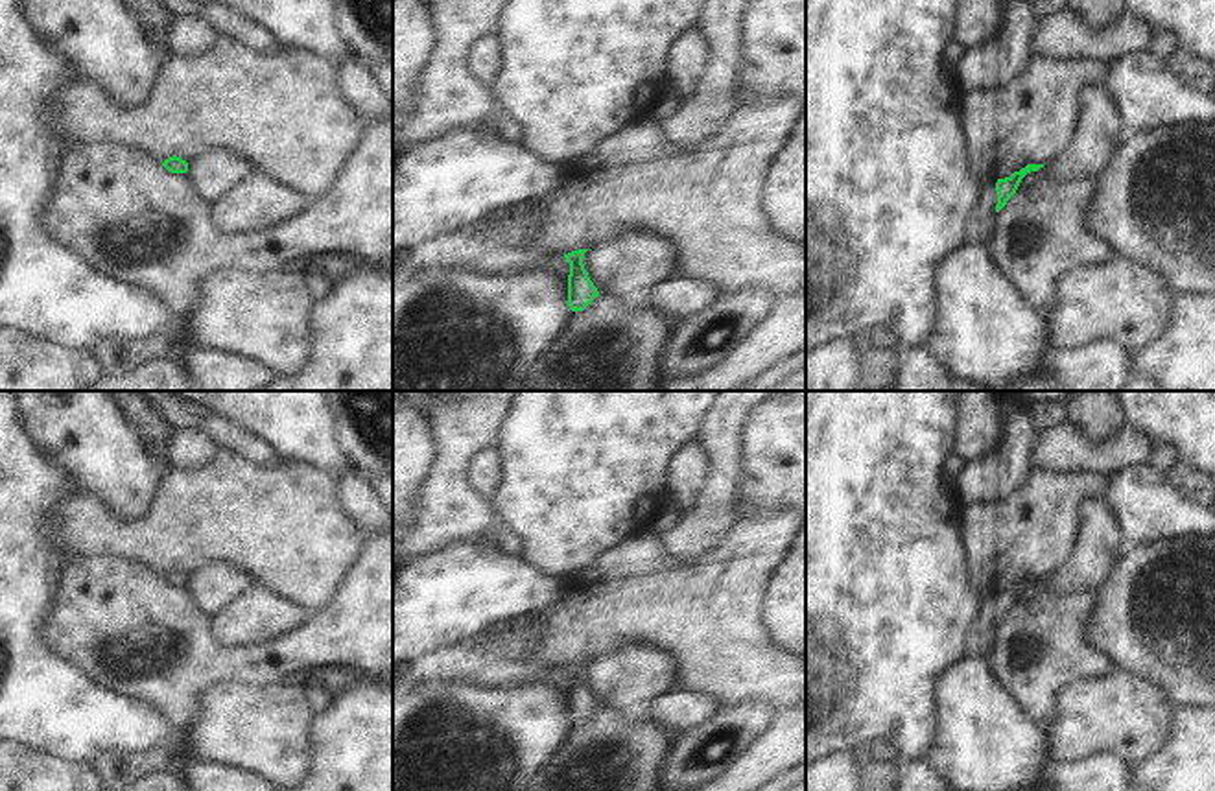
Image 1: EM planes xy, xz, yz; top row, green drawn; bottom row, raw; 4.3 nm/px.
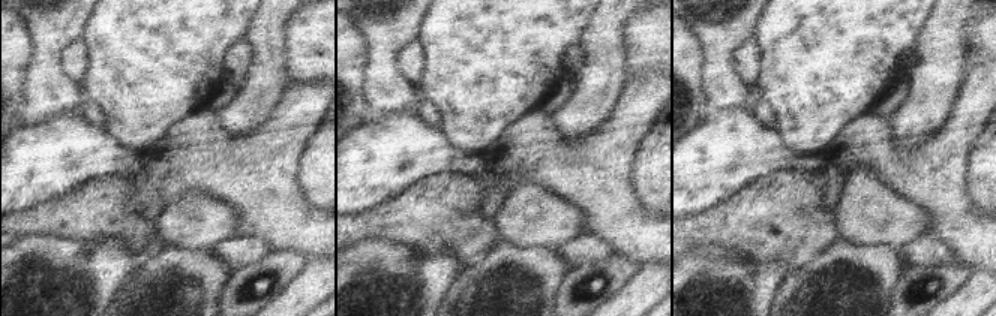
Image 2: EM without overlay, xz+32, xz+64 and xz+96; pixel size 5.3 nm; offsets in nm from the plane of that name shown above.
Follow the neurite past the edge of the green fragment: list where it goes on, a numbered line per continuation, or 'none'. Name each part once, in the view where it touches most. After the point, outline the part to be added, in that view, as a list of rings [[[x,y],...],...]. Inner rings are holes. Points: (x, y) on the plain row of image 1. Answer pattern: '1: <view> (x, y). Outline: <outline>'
1: yz (979, 637). Outline: [[[996,597],[981,601],[981,608],[970,623],[964,636],[964,656],[988,660],[996,640],[996,618],[997,605]]]

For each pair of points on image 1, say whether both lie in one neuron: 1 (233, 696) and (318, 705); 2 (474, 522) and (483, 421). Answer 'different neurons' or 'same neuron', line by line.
1: different neurons
2: same neuron

